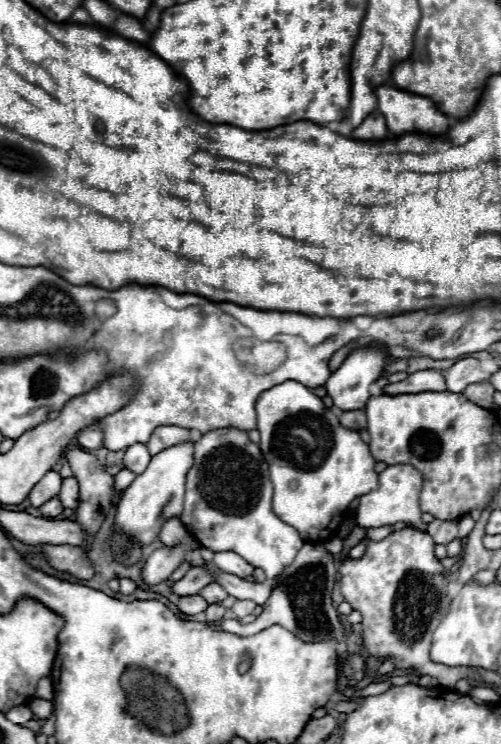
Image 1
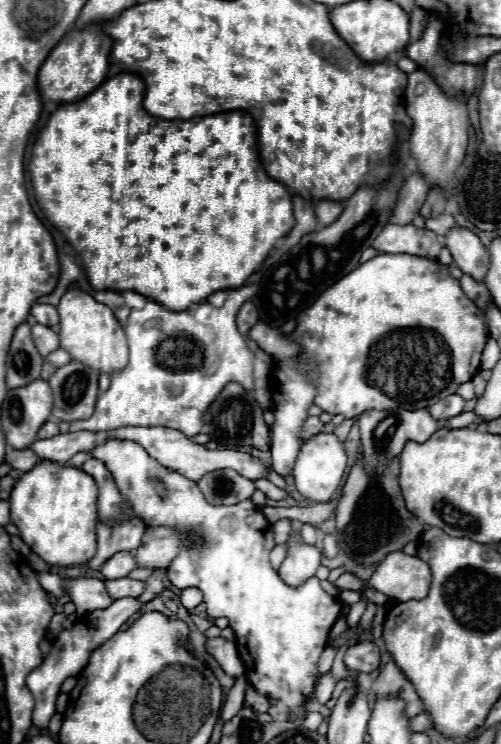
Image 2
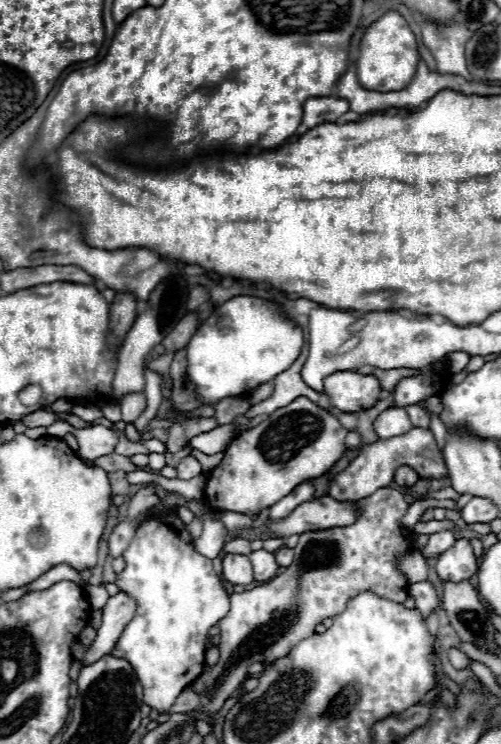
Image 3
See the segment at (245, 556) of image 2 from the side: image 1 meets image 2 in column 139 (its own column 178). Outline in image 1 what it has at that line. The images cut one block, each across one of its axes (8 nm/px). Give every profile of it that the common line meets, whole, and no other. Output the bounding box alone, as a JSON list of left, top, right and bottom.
[114,440,194,544]

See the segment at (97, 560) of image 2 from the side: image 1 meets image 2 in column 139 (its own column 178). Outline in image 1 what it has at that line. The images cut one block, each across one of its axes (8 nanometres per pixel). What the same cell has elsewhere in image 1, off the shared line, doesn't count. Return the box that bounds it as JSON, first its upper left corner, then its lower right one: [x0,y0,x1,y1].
[158,518,188,546]

